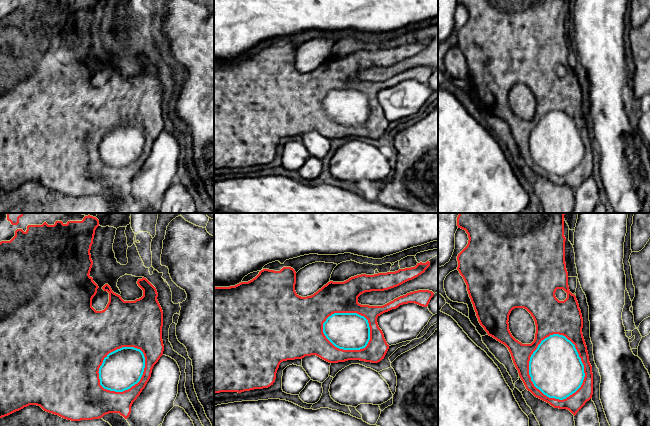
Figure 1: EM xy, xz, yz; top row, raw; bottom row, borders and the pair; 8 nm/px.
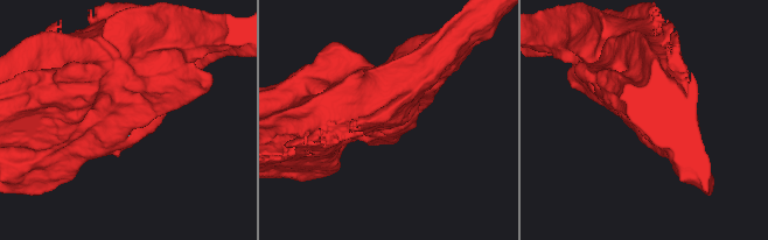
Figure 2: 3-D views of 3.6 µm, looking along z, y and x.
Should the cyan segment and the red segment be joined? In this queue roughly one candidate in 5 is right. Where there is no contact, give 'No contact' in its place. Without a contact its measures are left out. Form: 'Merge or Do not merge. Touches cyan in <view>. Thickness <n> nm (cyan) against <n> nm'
Merge. Touches cyan in yz. Thickness 420 nm (cyan) against 120 nm

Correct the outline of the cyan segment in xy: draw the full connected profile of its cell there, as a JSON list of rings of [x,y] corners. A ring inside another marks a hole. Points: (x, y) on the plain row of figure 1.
[[[0,0],[0,194],[29,181],[40,182],[44,187],[71,197],[93,196],[109,189],[119,189],[127,195],[133,178],[149,157],[154,141],[163,131],[163,87],[157,76],[156,64],[146,55],[138,55],[143,72],[135,77],[124,77],[108,60],[102,65],[109,69],[109,78],[102,87],[92,83],[98,61],[89,51],[93,37],[91,22],[99,0]]]

